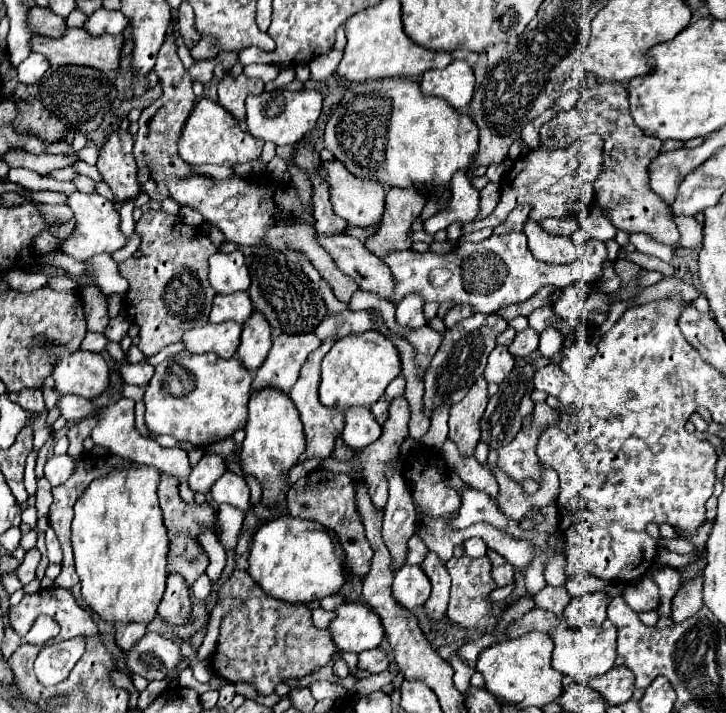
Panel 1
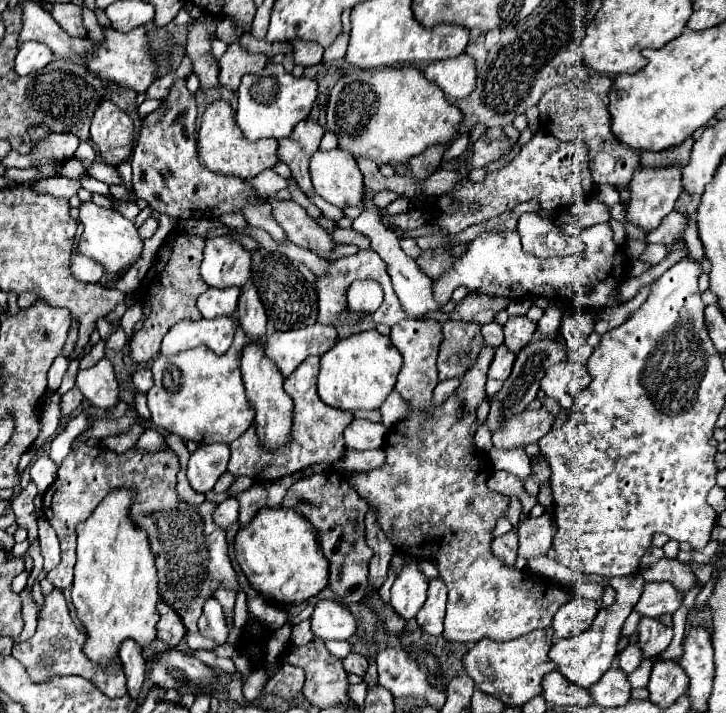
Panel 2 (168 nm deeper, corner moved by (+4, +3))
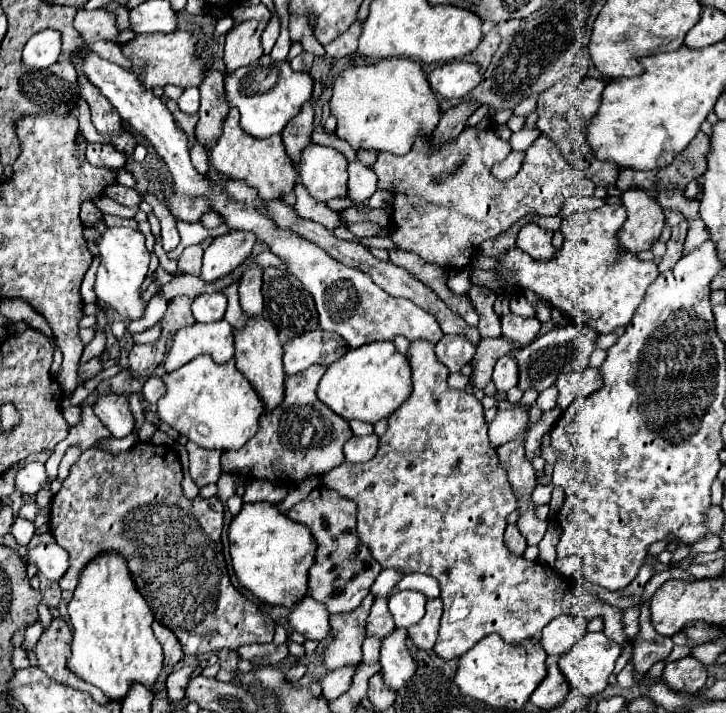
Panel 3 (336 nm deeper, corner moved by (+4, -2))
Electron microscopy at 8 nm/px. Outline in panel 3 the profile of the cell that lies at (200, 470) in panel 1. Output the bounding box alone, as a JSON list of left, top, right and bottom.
[186,441,222,487]

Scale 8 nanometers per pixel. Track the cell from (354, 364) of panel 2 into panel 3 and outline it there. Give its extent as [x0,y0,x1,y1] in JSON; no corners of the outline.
[318,341,410,423]

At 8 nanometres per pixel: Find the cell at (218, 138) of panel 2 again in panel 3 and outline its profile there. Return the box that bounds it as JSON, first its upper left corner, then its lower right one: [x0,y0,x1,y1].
[208,107,298,199]

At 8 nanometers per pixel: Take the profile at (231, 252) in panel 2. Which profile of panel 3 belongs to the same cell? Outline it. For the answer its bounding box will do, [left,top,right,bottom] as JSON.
[200,231,256,283]

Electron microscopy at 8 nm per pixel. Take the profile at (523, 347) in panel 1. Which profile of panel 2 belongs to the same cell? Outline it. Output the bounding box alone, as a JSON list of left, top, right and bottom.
[504,316,536,354]

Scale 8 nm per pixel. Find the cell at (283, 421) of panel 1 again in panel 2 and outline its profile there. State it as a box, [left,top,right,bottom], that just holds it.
[240,340,292,448]

